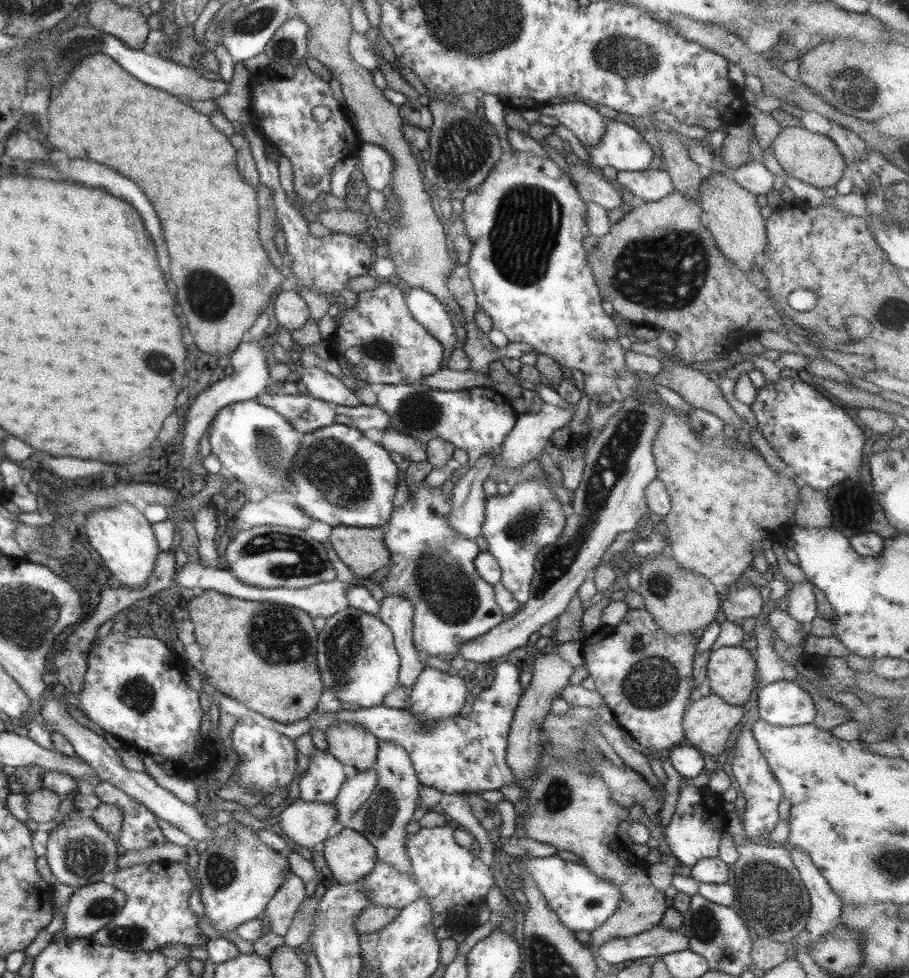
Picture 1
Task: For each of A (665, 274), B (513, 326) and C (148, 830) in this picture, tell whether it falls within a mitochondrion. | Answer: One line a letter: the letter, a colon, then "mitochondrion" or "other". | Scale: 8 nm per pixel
A: mitochondrion
B: other
C: other

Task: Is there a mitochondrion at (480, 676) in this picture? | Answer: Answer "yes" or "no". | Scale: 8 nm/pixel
no

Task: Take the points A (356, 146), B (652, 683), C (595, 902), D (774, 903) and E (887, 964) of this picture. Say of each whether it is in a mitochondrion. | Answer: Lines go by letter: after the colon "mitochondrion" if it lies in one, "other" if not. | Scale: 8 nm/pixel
A: other
B: mitochondrion
C: mitochondrion
D: mitochondrion
E: other

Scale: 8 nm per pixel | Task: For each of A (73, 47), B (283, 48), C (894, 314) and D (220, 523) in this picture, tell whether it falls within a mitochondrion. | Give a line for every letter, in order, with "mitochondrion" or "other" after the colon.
A: mitochondrion
B: mitochondrion
C: mitochondrion
D: other

